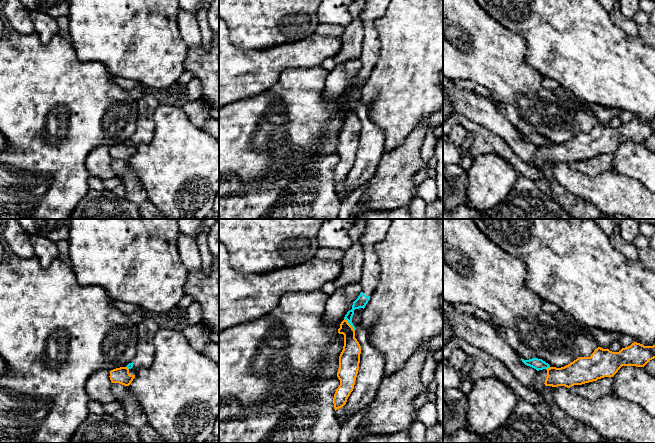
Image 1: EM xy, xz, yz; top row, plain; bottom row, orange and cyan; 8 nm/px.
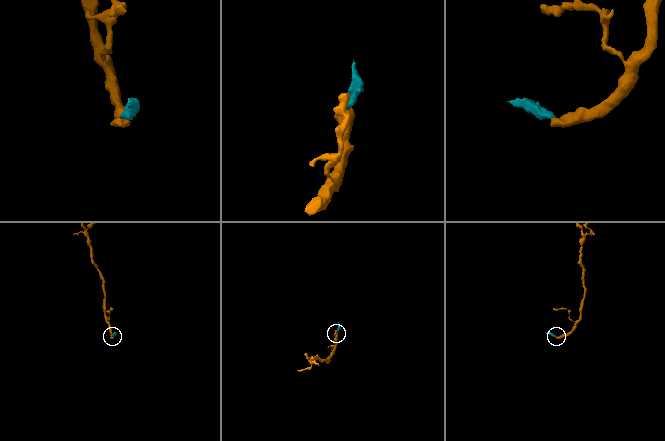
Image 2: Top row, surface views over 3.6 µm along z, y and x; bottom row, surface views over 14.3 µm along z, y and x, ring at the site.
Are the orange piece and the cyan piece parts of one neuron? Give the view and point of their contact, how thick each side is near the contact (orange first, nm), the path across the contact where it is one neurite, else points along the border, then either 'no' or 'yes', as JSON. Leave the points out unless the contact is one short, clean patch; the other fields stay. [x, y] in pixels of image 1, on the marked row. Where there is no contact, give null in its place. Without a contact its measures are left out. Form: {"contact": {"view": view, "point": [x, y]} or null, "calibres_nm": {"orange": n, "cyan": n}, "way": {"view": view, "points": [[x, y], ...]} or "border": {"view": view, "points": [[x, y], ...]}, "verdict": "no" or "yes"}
{"contact": {"view": "xz", "point": [349, 324]}, "calibres_nm": {"orange": 160, "cyan": 90}, "border": {"view": "xz", "points": [[344, 318], [354, 330]]}, "verdict": "no"}

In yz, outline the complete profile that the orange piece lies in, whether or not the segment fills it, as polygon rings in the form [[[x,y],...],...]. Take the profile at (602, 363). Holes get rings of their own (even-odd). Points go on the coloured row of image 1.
[[[634,342],[619,352],[598,347],[590,357],[579,357],[561,368],[550,367],[537,371],[535,387],[529,389],[541,394],[545,386],[570,388],[613,377],[622,366],[644,367],[654,358],[655,345],[644,346]]]

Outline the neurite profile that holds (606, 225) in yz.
[[[593,219],[596,225],[610,238],[614,234],[614,223],[611,219]]]

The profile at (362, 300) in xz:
[[[366,219],[366,227],[359,240],[365,255],[360,280],[362,292],[344,317],[354,330],[356,329],[352,323],[354,310],[364,309],[377,287],[381,267],[374,247],[385,239],[390,224],[391,219]]]

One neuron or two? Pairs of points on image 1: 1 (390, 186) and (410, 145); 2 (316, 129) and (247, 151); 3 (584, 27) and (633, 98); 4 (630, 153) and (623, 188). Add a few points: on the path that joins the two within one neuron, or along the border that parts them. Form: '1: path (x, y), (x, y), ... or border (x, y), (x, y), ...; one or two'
1: path (391, 176), (408, 155); one
2: path (299, 129), (280, 129), (264, 139); one
3: path (587, 45), (622, 80); one
4: border (616, 171), (636, 179), (644, 187); two

